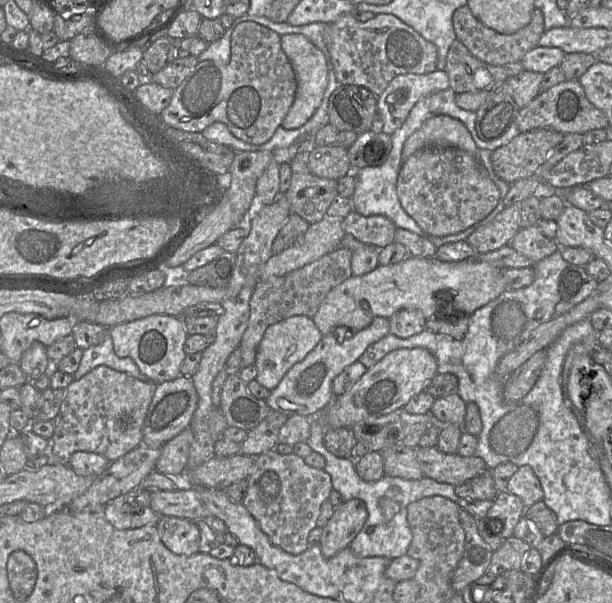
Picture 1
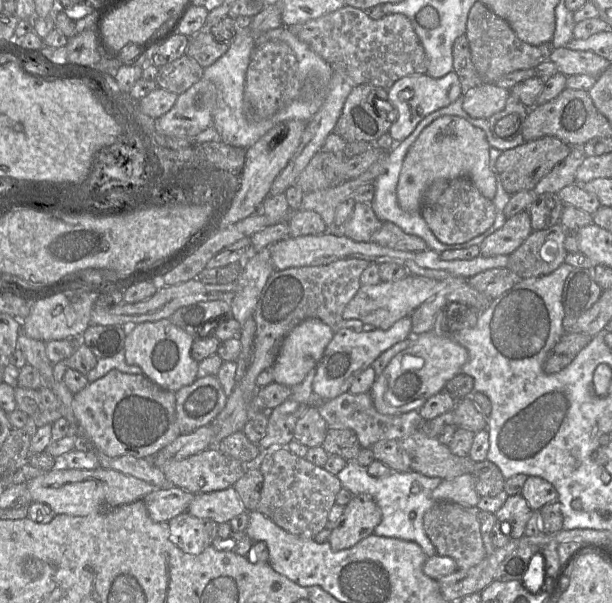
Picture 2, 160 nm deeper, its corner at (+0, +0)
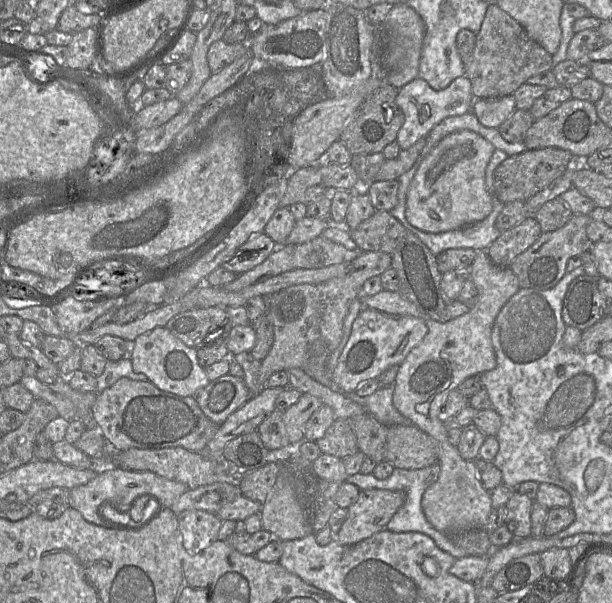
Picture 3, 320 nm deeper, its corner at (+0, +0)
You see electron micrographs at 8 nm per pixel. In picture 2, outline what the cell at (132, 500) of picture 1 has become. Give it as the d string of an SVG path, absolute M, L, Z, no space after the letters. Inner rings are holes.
M167 485L156 488L143 498L150 518L155 522L168 522L186 512L194 494L184 489Z

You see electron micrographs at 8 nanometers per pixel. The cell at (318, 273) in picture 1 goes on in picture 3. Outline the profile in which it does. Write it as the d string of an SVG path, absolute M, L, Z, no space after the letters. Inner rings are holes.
M363 252L348 264L347 272L319 284L301 284L289 287L267 298L267 318L273 325L274 342L261 362L259 373L260 393L268 378L279 371L303 369L307 362L307 348L315 340L325 341L330 354L338 347L343 336L343 323L351 303L360 299L366 280L380 276L392 267L392 255L384 252Z

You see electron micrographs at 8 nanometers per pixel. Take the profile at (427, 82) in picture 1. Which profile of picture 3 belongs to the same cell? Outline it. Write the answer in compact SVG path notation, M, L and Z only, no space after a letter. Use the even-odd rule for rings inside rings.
M465 75L454 79L442 90L433 89L420 76L398 89L396 104L405 116L396 139L401 150L408 149L420 139L425 138L444 119L467 113L472 106L473 99L471 82Z

